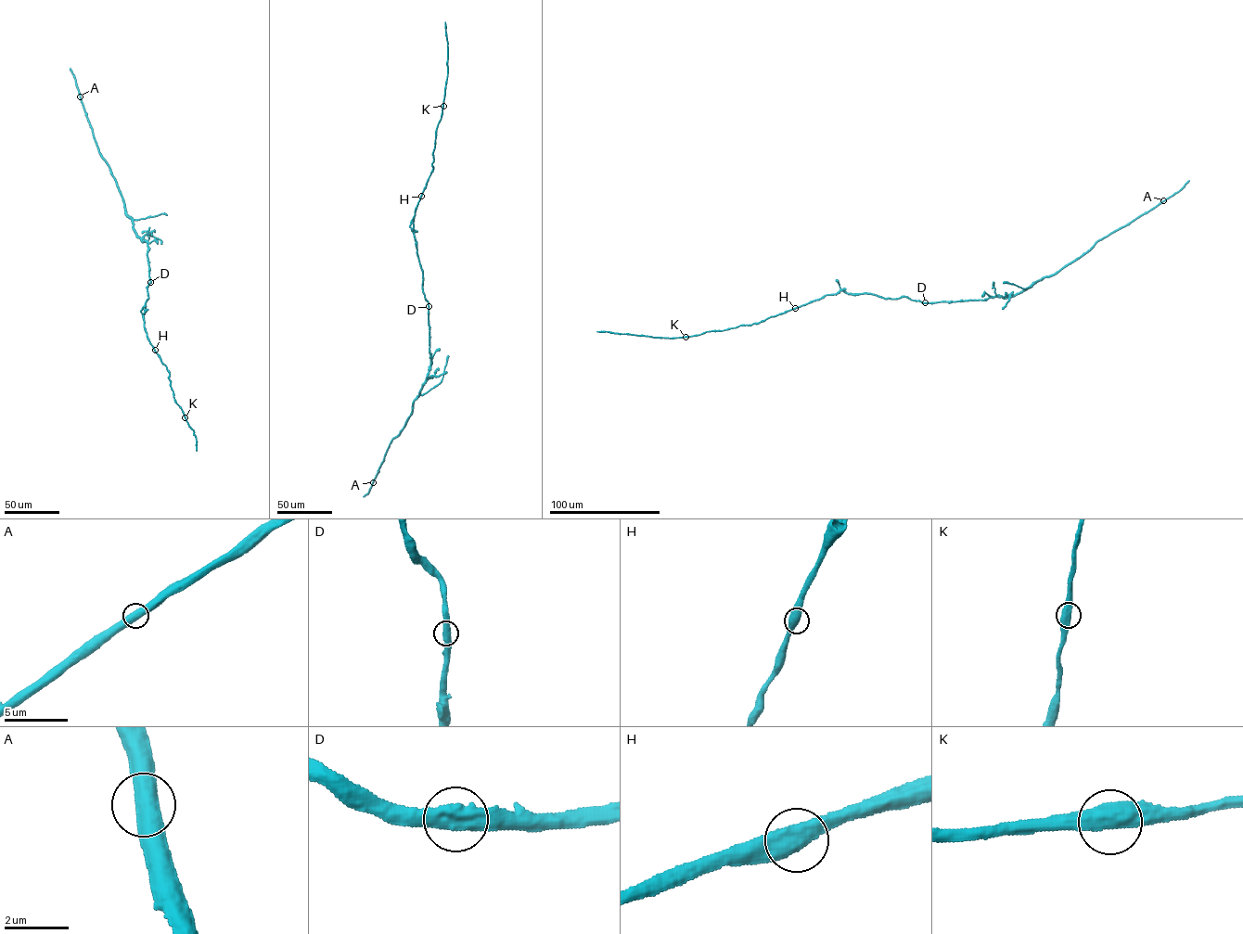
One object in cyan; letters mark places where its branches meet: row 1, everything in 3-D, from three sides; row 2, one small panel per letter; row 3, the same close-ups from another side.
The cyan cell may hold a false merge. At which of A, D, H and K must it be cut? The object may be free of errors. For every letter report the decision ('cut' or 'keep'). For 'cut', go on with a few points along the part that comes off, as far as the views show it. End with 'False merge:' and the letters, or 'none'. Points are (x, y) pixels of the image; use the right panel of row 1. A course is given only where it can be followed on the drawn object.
A: keep
D: keep
H: keep
K: keep
False merge: none

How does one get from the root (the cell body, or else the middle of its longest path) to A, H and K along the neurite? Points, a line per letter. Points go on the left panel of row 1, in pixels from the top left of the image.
A: (147, 287), (150, 282), (147, 241), (142, 241), (126, 214), (116, 183), (97, 149), (80, 96)
H: (147, 287), (148, 299), (143, 315), (145, 329), (155, 350)
K: (147, 287), (148, 299), (143, 315), (145, 329), (169, 373), (175, 403), (185, 417)

